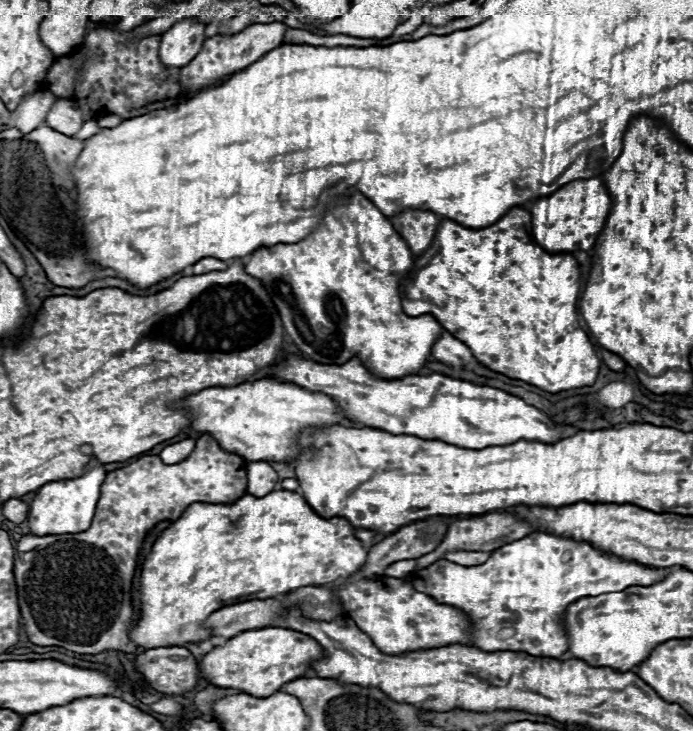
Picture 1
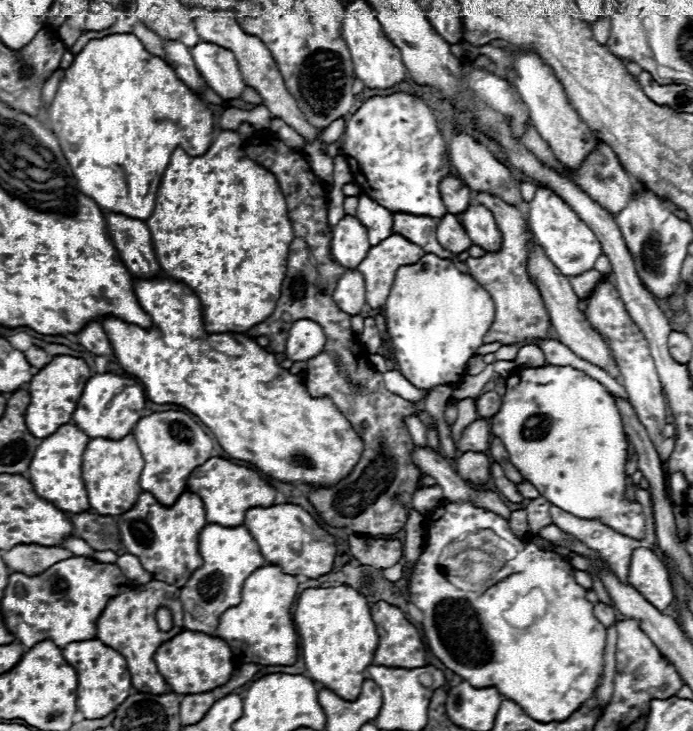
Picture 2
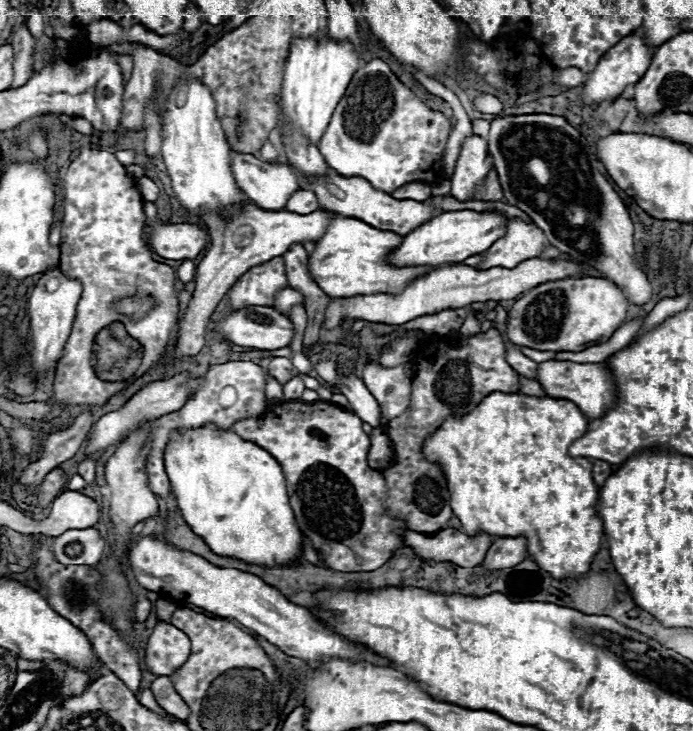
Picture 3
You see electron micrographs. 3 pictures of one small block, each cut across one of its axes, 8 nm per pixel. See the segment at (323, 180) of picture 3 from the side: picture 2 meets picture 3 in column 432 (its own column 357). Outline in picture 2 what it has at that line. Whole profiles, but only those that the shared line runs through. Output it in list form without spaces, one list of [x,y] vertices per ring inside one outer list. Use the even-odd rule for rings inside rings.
[[[364,194],[360,196],[356,218],[366,226],[372,246],[376,246],[378,242],[382,242],[382,240],[386,240],[388,236],[394,234],[392,232],[394,214],[388,212],[386,208],[382,208],[382,206],[378,206],[374,200],[366,198]]]

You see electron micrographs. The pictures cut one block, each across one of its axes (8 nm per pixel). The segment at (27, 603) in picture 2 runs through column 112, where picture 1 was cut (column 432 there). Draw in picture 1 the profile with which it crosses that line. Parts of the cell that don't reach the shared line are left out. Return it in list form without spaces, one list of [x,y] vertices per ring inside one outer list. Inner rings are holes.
[[[532,532],[526,538],[514,540],[504,544],[502,548],[494,550],[490,558],[480,566],[458,566],[448,560],[438,560],[424,570],[414,574],[414,588],[418,592],[430,594],[440,604],[448,604],[454,608],[464,610],[474,628],[474,644],[486,652],[498,650],[512,650],[512,652],[526,652],[532,656],[548,656],[560,658],[568,652],[568,634],[562,626],[562,614],[570,602],[576,602],[584,596],[594,594],[608,594],[614,590],[626,590],[626,586],[650,586],[650,582],[660,582],[670,574],[672,568],[654,568],[638,562],[628,562],[618,556],[604,554],[596,550],[590,542],[576,542],[566,536],[556,536],[550,532]]]

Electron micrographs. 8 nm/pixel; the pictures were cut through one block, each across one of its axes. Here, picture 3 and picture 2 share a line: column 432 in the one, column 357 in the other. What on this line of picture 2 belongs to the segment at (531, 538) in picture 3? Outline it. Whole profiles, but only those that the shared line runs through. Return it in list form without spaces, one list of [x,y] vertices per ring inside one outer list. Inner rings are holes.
[[[170,278],[134,280],[134,292],[142,306],[152,316],[152,330],[122,322],[118,318],[104,318],[102,328],[110,338],[118,364],[140,378],[146,396],[156,404],[178,404],[198,416],[216,436],[230,458],[246,460],[260,472],[280,482],[302,482],[314,488],[336,486],[358,464],[364,442],[350,426],[346,416],[334,406],[328,396],[312,398],[300,376],[282,368],[274,354],[266,352],[258,342],[246,334],[208,334],[202,324],[200,300],[194,292]]]

